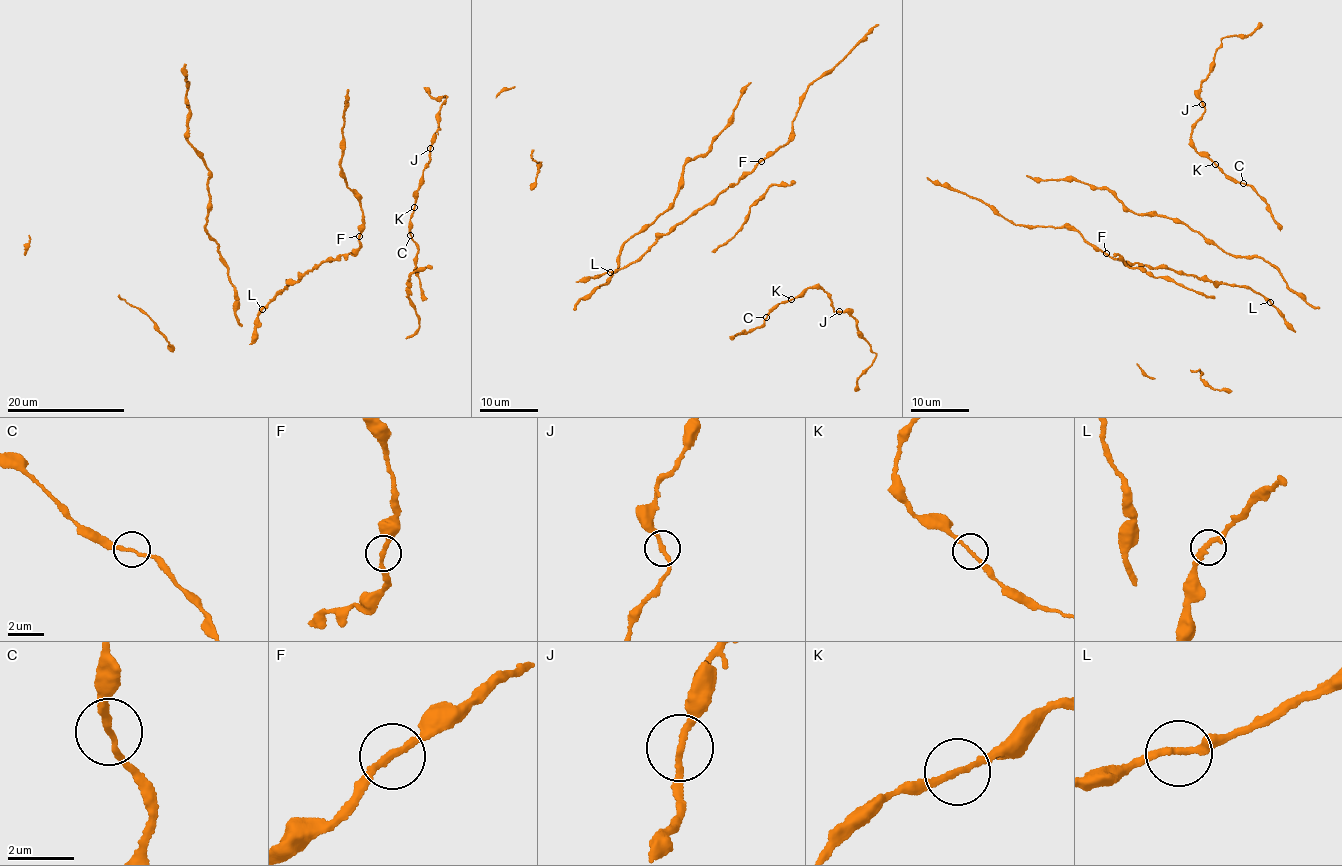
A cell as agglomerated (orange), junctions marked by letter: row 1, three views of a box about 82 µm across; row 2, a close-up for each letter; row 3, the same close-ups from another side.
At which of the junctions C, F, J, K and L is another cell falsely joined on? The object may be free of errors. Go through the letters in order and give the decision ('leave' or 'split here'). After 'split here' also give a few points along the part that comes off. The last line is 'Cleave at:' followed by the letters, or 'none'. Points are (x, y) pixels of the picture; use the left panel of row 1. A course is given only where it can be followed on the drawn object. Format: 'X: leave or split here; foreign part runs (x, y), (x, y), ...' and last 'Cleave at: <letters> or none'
C: leave
F: leave
J: split here; foreign part runs (430, 148), (447, 96), (433, 97), (423, 87)
K: leave
L: leave
Cleave at: J

